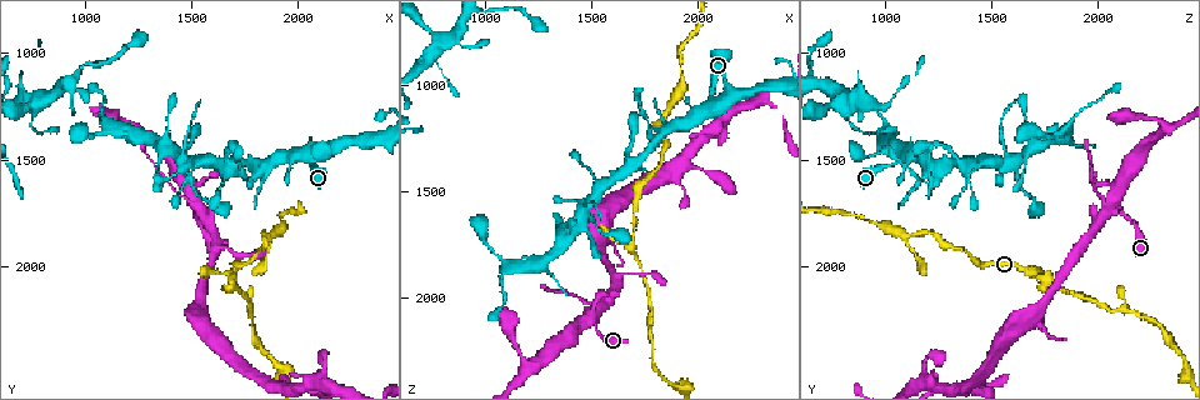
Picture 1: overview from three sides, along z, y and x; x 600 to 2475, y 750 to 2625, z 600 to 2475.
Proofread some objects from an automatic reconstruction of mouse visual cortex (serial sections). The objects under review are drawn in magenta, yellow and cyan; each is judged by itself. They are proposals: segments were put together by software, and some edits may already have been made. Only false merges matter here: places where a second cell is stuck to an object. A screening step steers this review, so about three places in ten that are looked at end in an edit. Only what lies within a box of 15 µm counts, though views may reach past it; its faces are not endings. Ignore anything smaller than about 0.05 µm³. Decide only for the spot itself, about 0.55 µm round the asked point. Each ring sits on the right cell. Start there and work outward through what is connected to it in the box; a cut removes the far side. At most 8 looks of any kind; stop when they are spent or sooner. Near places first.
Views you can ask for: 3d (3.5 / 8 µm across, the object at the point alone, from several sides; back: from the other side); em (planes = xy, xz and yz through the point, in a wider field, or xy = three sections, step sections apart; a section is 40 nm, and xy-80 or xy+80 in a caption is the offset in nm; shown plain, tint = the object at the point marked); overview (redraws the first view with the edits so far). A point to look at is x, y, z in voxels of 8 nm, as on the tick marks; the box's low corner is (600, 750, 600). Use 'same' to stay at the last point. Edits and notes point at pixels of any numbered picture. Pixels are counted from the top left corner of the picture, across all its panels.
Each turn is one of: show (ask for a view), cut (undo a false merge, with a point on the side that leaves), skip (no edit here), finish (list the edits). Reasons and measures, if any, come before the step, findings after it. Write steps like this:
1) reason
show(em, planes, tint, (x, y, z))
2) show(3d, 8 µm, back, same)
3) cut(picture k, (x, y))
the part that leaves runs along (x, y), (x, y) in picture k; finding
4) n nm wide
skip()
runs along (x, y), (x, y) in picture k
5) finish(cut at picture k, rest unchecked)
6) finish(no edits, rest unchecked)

show(3d, 3.5 µm, (1550, 1750, 2040))

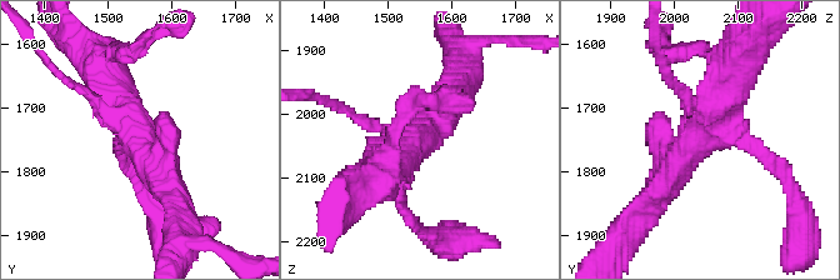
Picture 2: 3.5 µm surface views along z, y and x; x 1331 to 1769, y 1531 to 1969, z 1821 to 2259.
4 arms; arms of 150, 200, 400, 400 nm; shape alone is not enough
show(em, xy, step 1, tint, (1540, 1745, 2050))

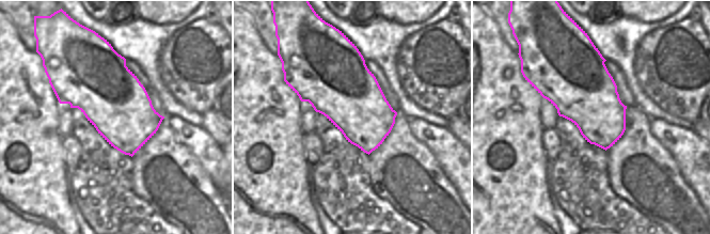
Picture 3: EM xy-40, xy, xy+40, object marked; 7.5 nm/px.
another direction
show(em, xy, step 3, tint, same)

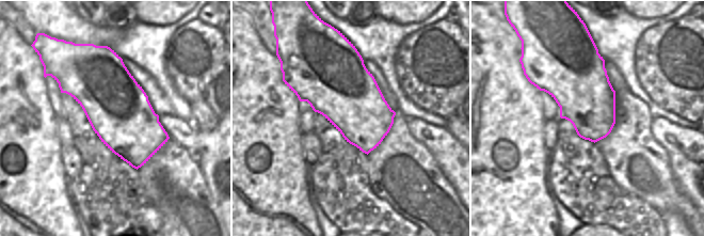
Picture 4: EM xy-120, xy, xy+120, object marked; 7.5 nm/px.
skip()
runs along (409, 215), (405, 164), (451, 96) in picture 2; continuous, no second cell

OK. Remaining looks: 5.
abrupt turn
show(3d, 3.5 µm, (1700, 2050, 1760))

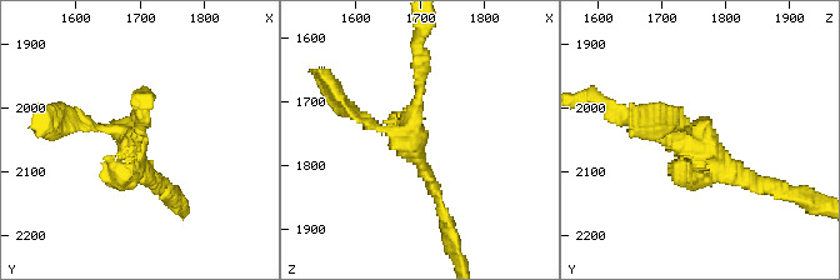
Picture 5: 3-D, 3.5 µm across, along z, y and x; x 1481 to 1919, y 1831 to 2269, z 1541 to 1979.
shape alone is not enough
show(em, xy, step 5, plain, (1685, 2045, 1755))

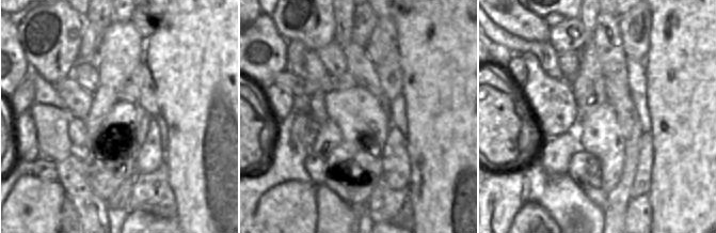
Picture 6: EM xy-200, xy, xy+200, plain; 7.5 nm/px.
where the object lies
show(em, xy, step 5, tint, same)

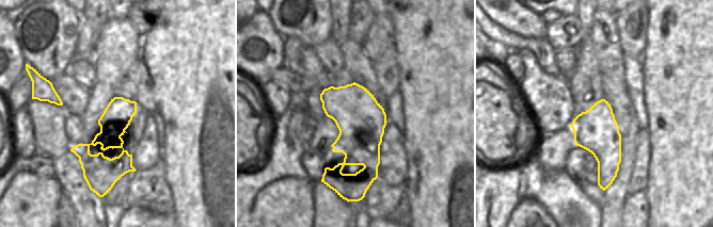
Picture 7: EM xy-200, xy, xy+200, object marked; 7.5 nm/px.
skip()
runs along (621, 111), (755, 181) in picture 5; continuous, no second cell

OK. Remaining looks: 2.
abrupt turn
show(3d, 3.5 µm, back, (1700, 1510, 1370))

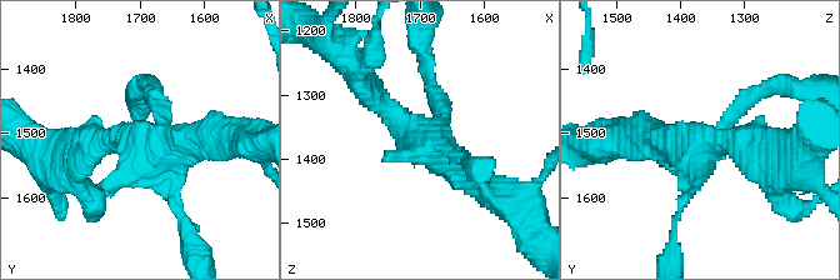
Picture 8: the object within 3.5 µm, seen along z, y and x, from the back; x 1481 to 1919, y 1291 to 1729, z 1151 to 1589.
show(em, xy, step 3, tint, (1695, 1520, 1365))

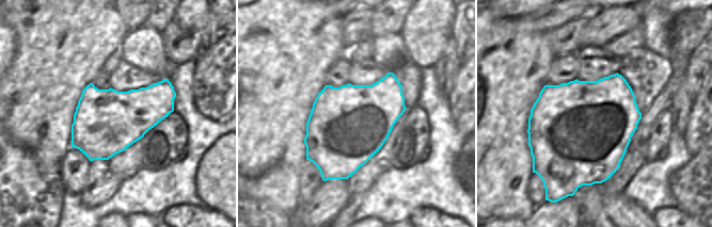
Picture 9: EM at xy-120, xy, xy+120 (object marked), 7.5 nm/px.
600 nm wide
skip()
runs along (361, 80), (376, 100), (488, 189) in picture 8; all the same cell

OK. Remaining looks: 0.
finish(no edits, rest unchecked)

